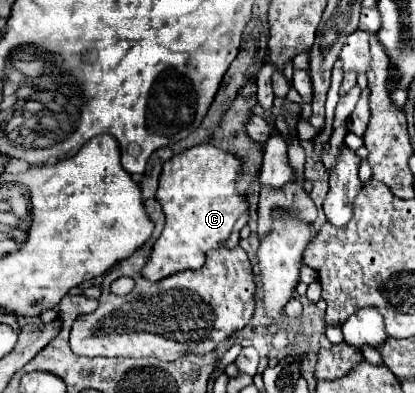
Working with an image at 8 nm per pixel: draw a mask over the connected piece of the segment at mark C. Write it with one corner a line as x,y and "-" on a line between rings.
211,143
195,145
163,163
155,199
165,213
165,227
153,245
149,261
143,265
145,269
141,269
141,277
161,281
179,271
201,269
209,249
231,249
239,245
239,231
249,221
249,205
247,197
239,197
235,191
237,177
241,177
241,163
237,163
237,157
231,157
231,153

